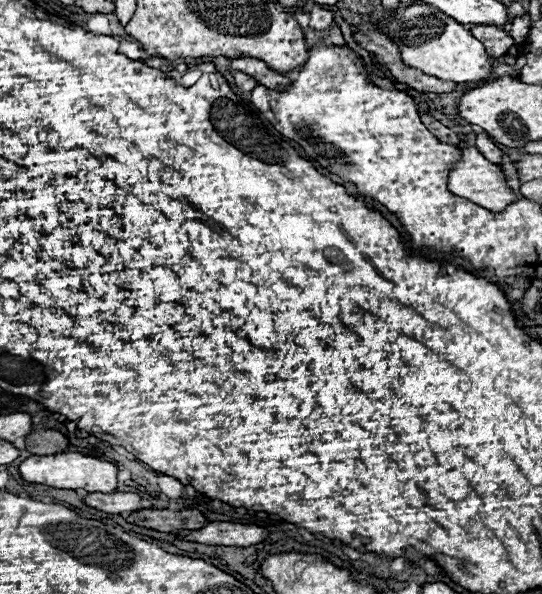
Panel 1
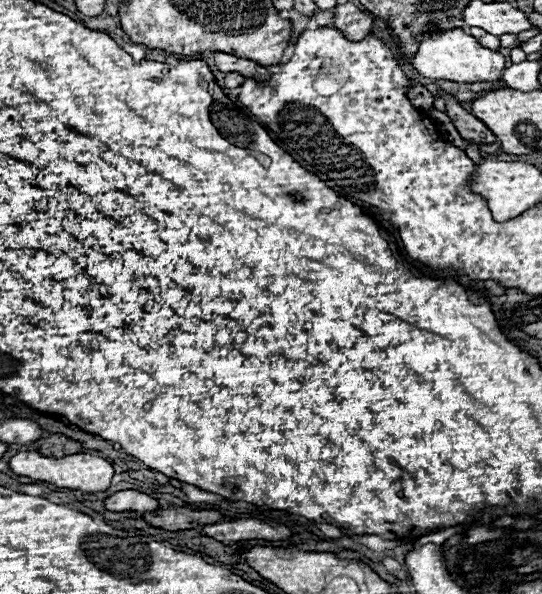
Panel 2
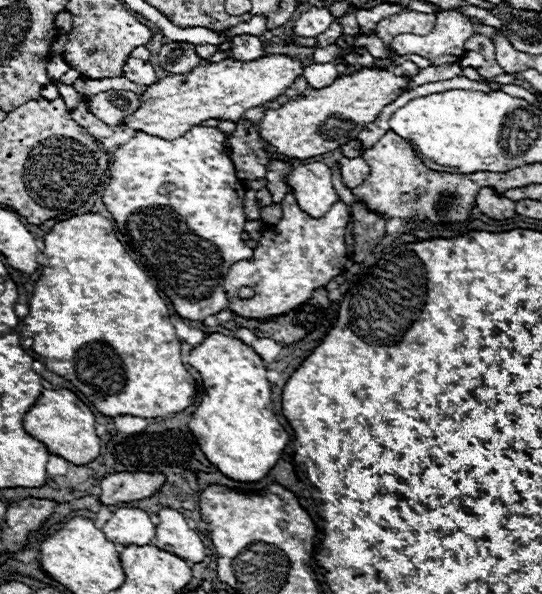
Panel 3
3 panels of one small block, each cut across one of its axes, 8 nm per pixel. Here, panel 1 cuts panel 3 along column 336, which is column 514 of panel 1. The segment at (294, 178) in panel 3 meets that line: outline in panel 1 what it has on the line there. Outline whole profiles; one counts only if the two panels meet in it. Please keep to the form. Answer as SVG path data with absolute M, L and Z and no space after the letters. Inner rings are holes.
M458 144L460 150L460 160L452 164L450 174L448 174L448 190L452 194L458 194L482 208L488 208L490 212L502 212L502 208L506 208L506 204L512 204L514 200L518 200L518 196L514 192L510 192L510 188L506 186L506 178L500 172L500 168L492 162L488 162L478 150L476 146L468 146L468 144Z

